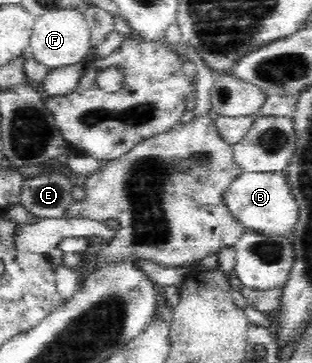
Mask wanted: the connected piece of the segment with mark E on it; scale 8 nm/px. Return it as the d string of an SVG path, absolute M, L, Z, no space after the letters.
M50 166L46 168L46 173L23 179L20 204L40 219L64 217L70 205L75 203L71 195L75 183L65 174L52 171Z

